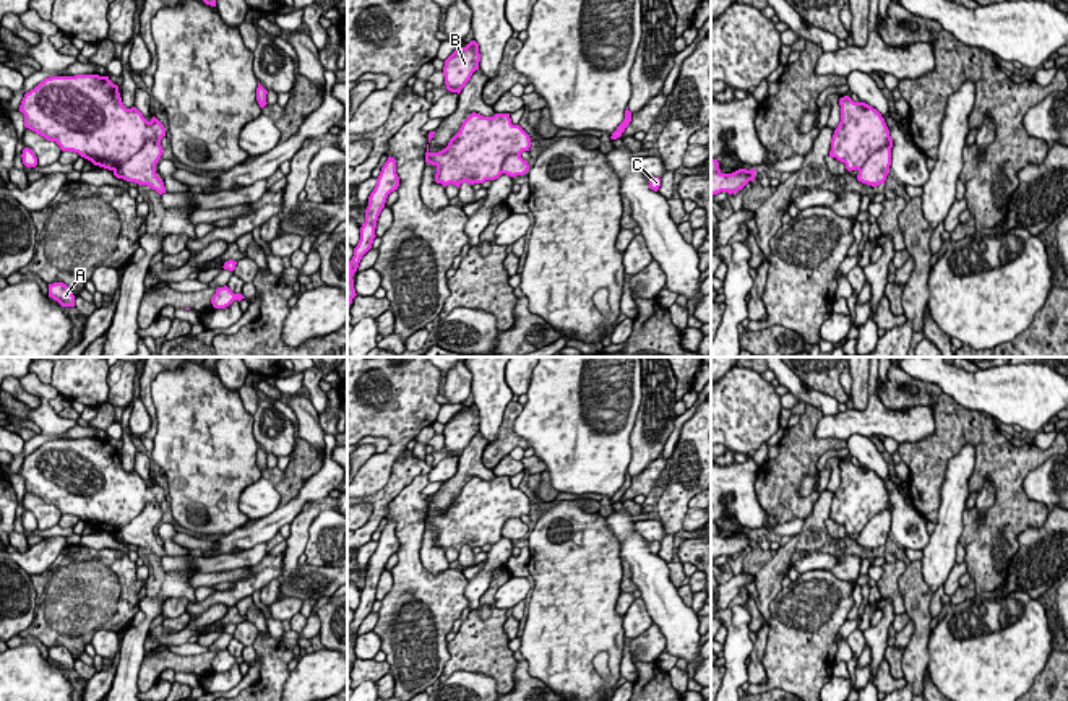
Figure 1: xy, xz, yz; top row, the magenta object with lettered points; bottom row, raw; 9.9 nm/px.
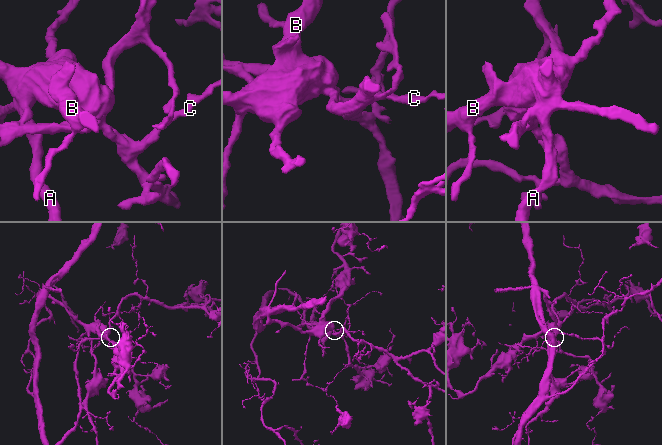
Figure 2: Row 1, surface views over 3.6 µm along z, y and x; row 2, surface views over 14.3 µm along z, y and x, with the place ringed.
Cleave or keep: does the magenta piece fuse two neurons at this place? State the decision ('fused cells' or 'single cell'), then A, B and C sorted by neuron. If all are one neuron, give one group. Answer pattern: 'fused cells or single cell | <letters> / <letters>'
fused cells | A B / C

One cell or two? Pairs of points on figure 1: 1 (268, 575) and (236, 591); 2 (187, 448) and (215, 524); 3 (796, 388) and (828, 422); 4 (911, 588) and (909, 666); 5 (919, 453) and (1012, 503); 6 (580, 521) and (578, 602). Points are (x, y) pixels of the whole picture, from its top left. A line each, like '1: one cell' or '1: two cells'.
1: one cell
2: one cell
3: two cells
4: one cell
5: one cell
6: one cell

